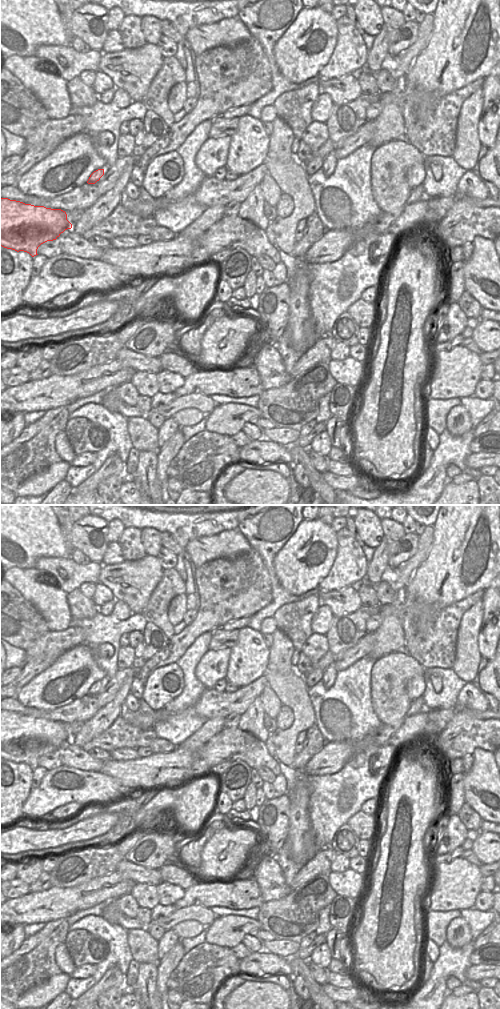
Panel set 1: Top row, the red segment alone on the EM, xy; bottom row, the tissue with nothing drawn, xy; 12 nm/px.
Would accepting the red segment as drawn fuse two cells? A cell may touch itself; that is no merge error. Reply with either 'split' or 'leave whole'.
leave whole

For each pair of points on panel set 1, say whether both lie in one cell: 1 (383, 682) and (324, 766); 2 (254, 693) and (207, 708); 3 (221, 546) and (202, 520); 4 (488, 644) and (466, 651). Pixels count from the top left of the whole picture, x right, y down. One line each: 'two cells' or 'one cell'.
1: two cells
2: one cell
3: two cells
4: two cells

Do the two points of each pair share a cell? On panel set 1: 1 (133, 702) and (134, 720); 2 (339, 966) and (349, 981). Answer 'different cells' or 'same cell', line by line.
1: different cells
2: different cells

